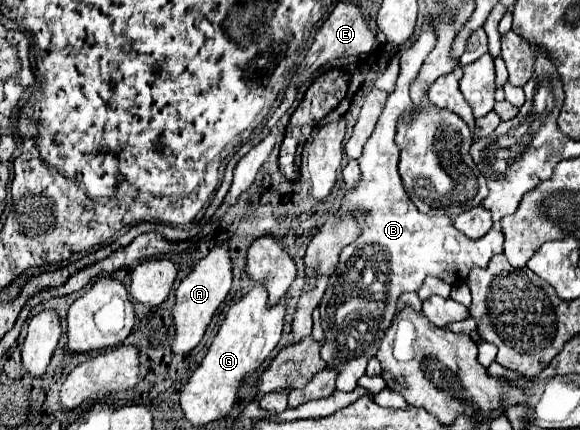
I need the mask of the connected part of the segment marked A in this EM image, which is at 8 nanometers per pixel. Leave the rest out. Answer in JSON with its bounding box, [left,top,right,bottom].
[171,243,233,355]

